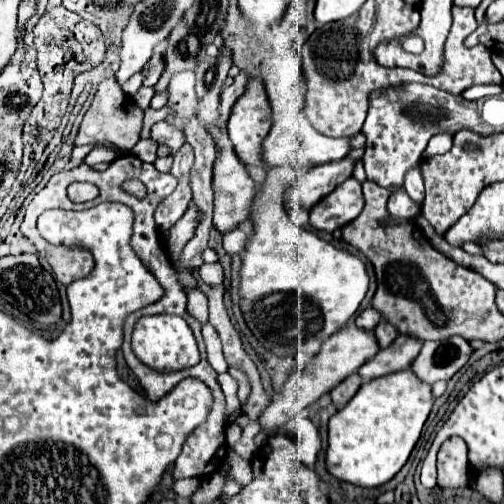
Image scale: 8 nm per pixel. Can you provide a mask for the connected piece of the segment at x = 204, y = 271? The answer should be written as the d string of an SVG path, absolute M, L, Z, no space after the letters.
M220 262L202 264L202 266L198 268L198 274L200 274L200 278L202 278L208 286L212 286L212 284L222 284L222 282L224 282L224 274L222 274Z

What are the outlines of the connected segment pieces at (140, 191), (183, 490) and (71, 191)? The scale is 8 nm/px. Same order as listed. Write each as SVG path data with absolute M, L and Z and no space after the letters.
M128 180L128 182L122 184L122 188L124 188L124 192L128 192L128 194L132 194L139 199L143 199L146 195L145 186L138 180Z
M184 478L184 480L174 482L174 492L184 498L190 498L200 487L201 480L199 478Z
M72 182L68 186L68 198L72 202L88 202L98 196L98 188L90 182Z

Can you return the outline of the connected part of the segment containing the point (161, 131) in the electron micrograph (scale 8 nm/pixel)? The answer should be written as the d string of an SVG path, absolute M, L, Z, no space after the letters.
M158 122L152 126L152 138L160 144L166 144L170 148L170 154L174 156L174 152L178 152L178 148L184 144L184 132L178 130L176 126L168 124L168 122Z

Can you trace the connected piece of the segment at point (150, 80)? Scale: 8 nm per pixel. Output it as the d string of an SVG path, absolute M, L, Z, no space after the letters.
M162 54L152 56L152 60L146 62L144 70L146 70L146 76L144 76L144 82L142 84L144 86L156 86L156 82L160 80L160 76L164 72L164 56Z

